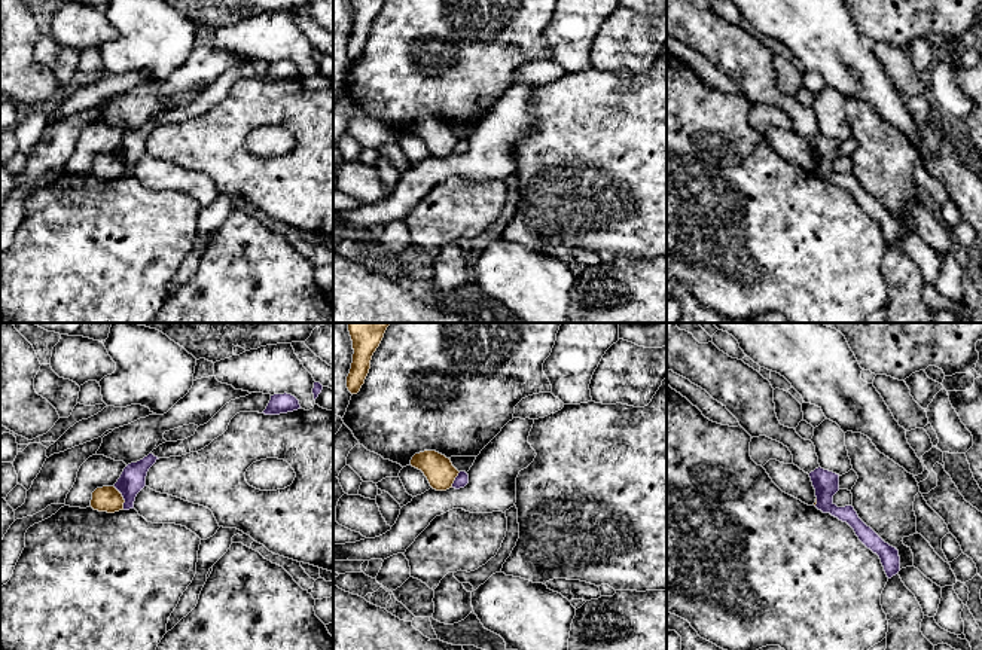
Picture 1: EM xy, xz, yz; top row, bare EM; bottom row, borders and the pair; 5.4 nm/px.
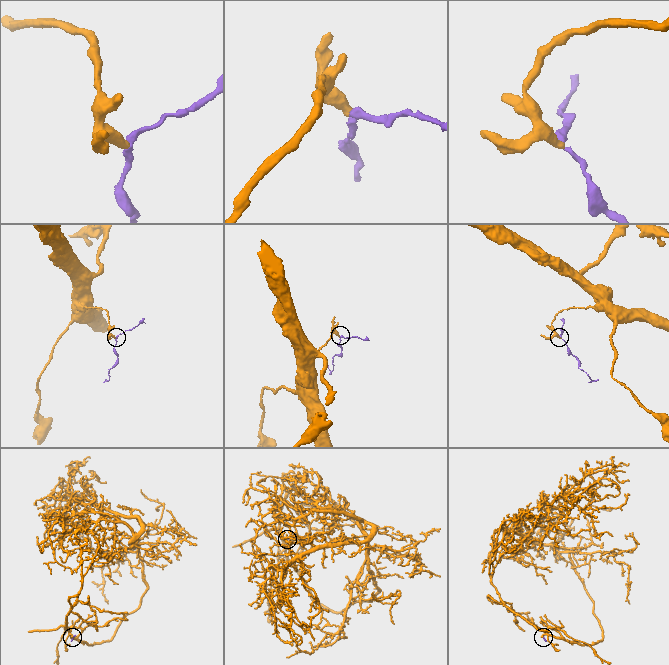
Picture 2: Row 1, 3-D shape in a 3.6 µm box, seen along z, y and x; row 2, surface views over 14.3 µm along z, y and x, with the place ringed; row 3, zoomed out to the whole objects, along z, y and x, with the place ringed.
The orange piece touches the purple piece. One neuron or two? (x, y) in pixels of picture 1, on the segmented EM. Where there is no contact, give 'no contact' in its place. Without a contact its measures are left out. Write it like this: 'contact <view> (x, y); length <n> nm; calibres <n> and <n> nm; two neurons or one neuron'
contact xy (122, 499); length 140 nm; calibres 140 and 140 nm; two neurons

